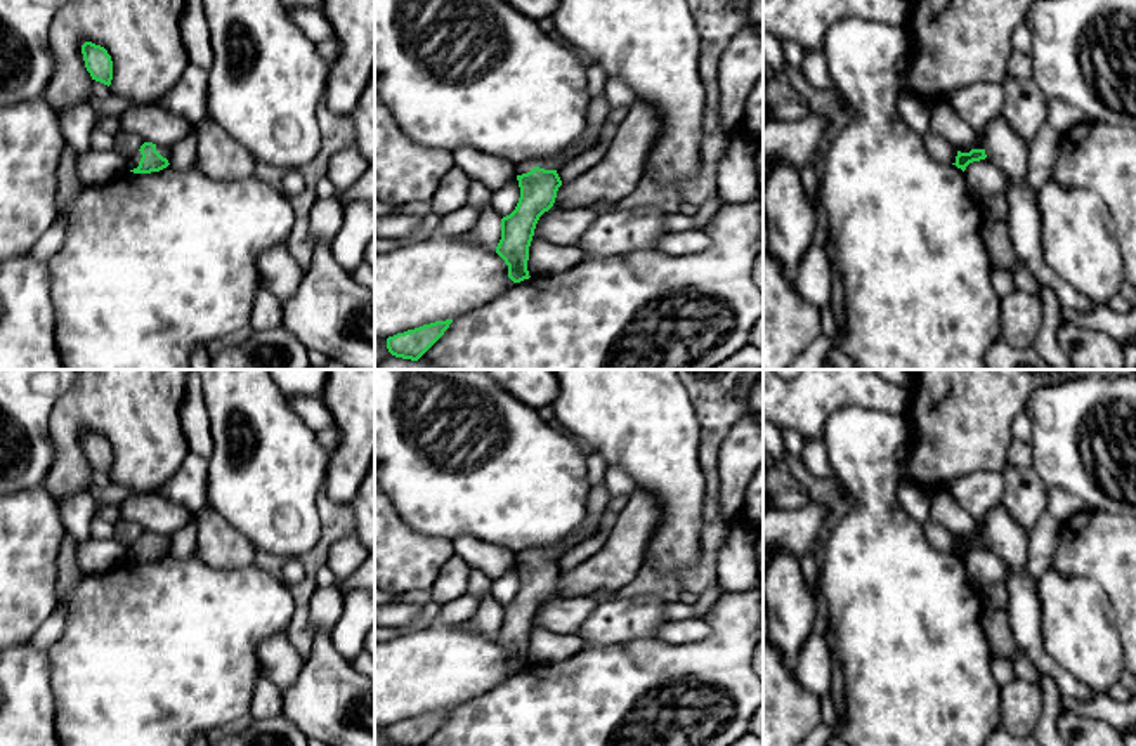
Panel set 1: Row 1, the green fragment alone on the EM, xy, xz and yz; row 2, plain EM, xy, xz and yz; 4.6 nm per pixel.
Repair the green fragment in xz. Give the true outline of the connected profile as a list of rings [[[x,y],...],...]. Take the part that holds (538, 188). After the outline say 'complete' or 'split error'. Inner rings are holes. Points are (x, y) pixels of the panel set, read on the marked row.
[[[560,158],[529,160],[515,165],[520,198],[515,210],[501,219],[501,239],[496,253],[508,265],[513,283],[529,279],[529,246],[539,217],[548,212],[562,186],[558,170]]]; split error

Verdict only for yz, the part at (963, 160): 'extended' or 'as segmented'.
extended

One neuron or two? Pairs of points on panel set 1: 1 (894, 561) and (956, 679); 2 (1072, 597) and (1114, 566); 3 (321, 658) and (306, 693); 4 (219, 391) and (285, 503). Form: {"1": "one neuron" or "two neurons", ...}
{"1": "one neuron", "2": "two neurons", "3": "one neuron", "4": "one neuron"}

